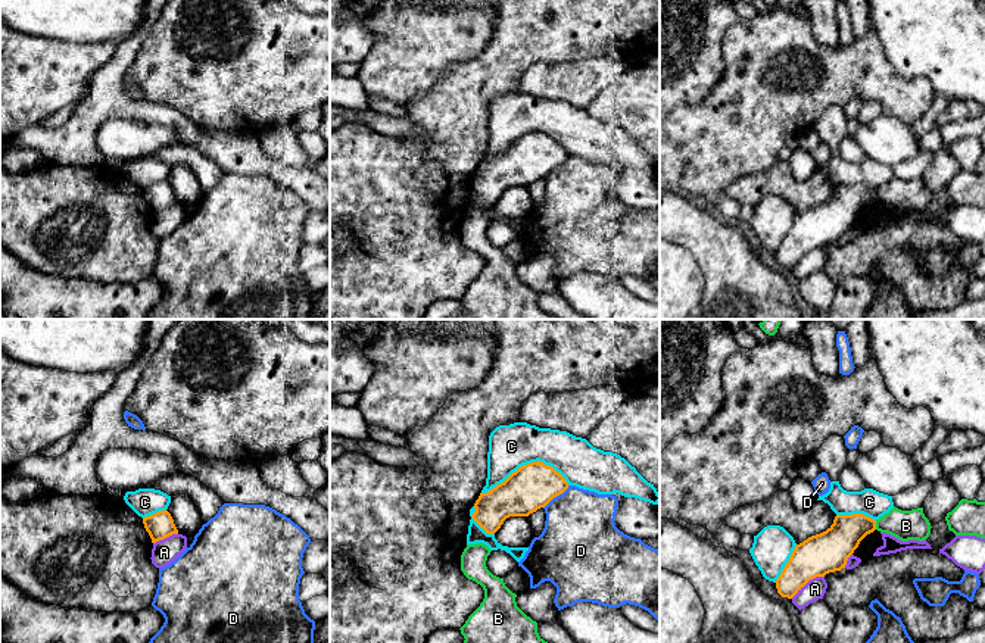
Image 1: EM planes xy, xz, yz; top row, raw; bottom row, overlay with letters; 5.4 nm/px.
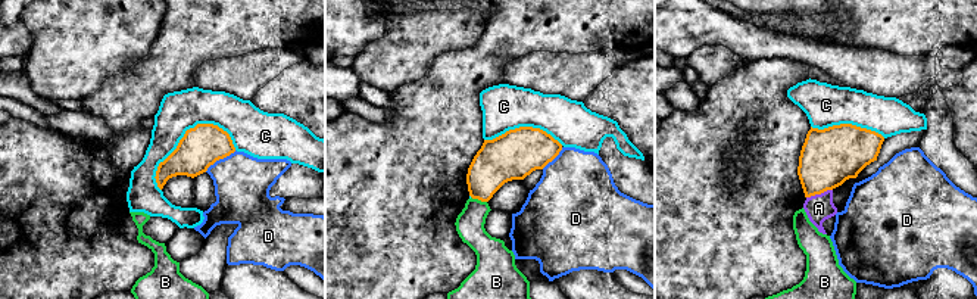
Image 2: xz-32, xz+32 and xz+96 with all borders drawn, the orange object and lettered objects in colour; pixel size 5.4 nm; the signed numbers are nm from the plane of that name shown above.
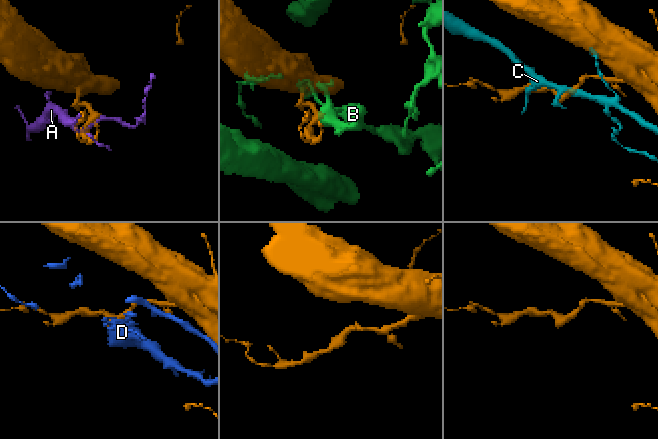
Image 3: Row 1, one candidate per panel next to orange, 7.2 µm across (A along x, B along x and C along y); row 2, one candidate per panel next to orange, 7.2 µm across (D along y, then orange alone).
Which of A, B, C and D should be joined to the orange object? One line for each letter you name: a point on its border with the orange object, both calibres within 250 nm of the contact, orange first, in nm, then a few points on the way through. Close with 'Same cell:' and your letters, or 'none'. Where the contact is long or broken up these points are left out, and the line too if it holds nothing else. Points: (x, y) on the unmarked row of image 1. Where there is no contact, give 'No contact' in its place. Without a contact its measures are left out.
Same cell: none

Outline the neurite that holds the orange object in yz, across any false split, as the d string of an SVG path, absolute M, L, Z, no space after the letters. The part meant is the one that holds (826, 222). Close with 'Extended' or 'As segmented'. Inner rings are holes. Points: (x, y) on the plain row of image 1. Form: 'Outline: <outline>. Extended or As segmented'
Outline: M836 185L823 203L797 215L776 250L777 263L792 269L810 250L845 238L860 212L876 200L876 191L863 185Z. As segmented

